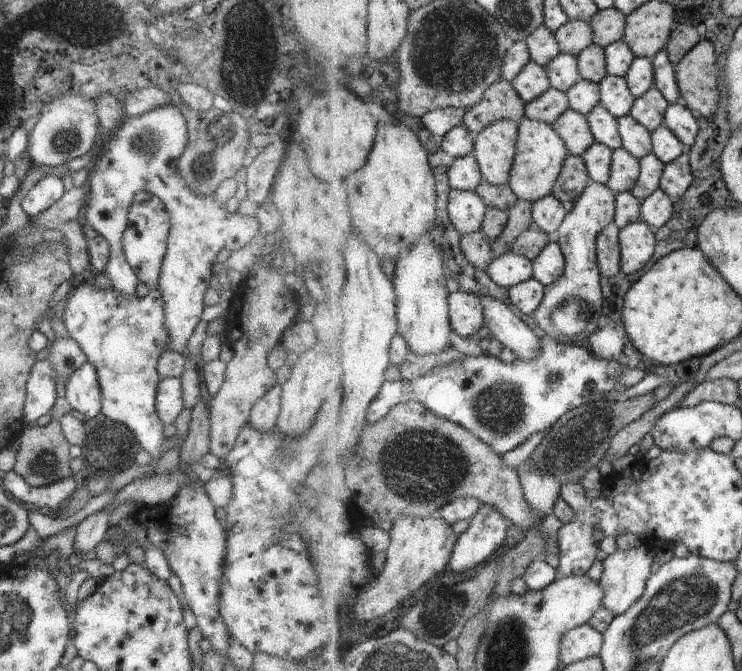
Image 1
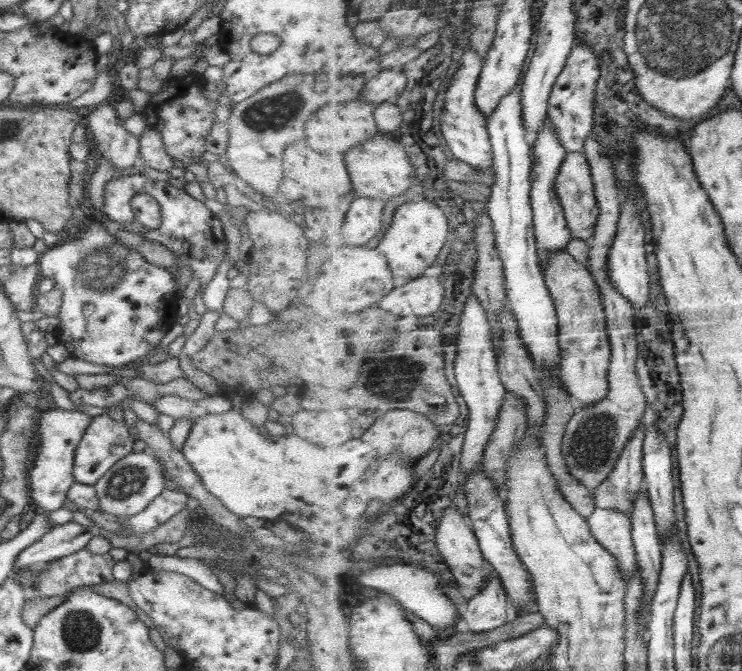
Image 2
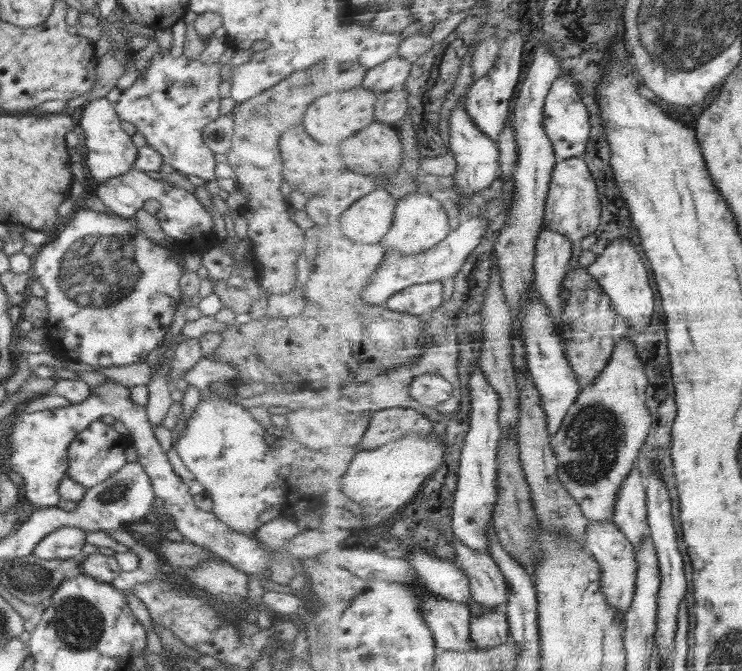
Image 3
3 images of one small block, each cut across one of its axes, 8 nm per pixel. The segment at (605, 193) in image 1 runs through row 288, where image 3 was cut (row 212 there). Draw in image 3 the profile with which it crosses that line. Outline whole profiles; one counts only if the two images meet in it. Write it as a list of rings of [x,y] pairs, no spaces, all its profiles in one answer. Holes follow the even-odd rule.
[[[583,156],[557,163],[549,193],[545,214],[547,228],[566,234],[572,241],[583,241],[602,226],[604,209],[602,208],[601,188],[598,186],[597,178],[593,175],[593,169],[589,167]]]

